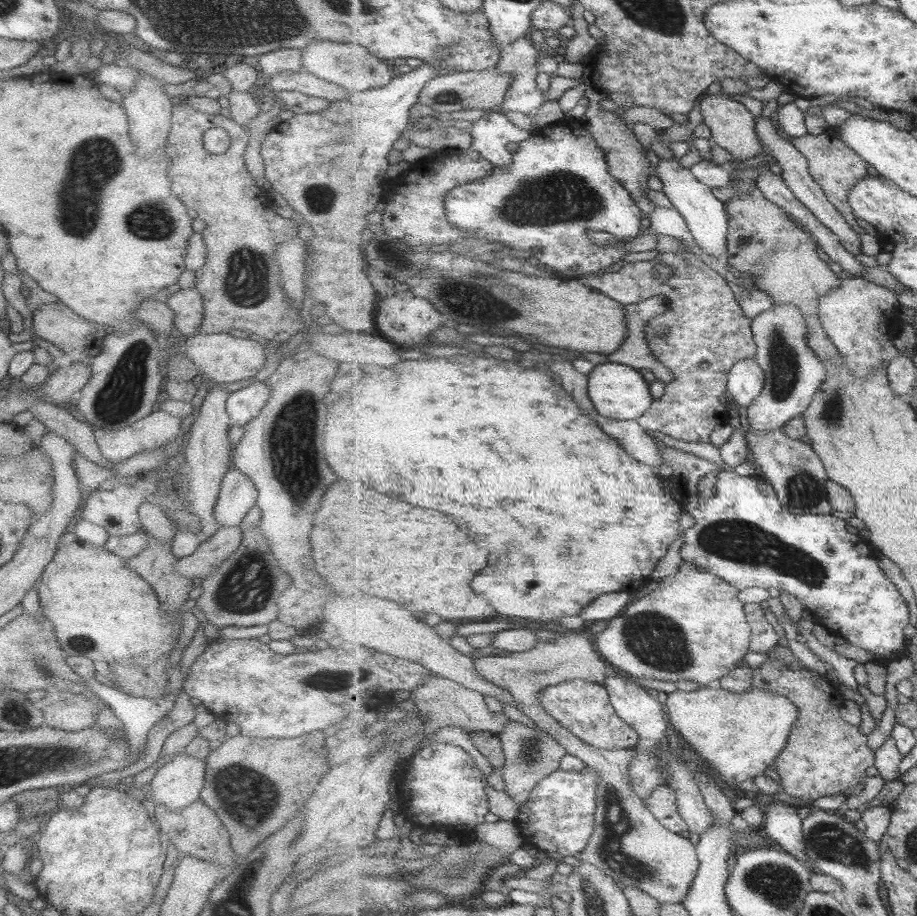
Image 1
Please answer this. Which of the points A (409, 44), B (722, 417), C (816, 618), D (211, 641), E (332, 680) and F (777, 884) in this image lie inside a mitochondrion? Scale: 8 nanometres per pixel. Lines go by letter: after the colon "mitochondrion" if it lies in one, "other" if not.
A: other
B: other
C: other
D: other
E: mitochondrion
F: mitochondrion

